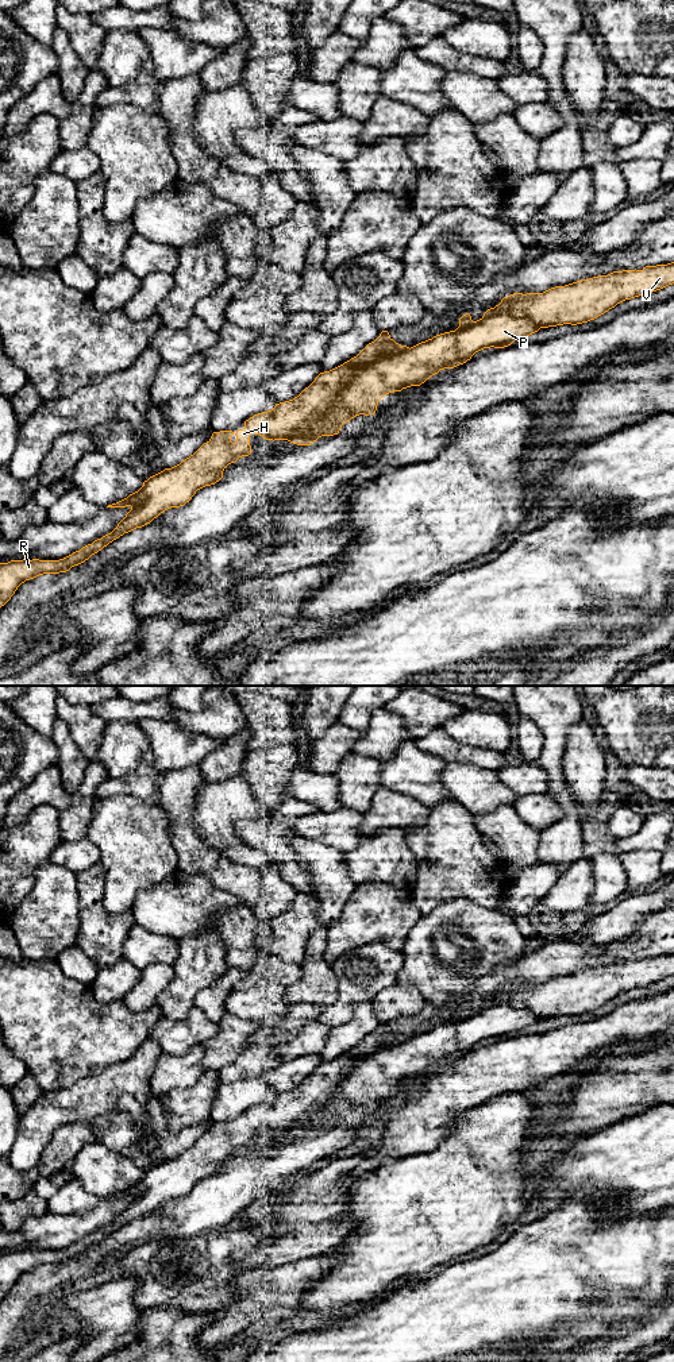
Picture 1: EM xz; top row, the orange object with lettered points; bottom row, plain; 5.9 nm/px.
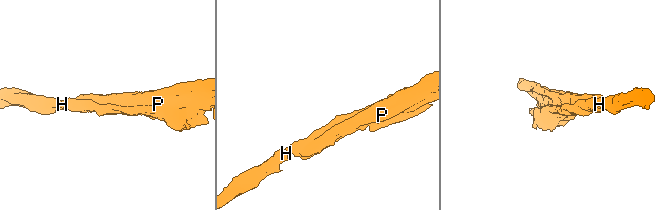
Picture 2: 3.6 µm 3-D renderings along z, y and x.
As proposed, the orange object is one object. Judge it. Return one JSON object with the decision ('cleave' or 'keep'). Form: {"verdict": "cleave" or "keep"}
{"verdict": "cleave"}

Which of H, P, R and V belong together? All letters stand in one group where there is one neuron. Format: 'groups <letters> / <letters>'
groups H R V / P

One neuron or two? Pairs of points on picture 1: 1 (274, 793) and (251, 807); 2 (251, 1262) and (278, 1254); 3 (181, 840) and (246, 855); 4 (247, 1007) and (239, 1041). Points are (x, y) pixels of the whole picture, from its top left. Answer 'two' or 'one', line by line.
1: two
2: one
3: two
4: two

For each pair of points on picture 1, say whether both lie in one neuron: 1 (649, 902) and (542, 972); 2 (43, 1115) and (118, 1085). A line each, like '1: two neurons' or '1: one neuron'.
1: two neurons
2: one neuron

